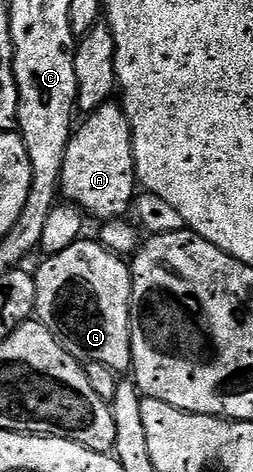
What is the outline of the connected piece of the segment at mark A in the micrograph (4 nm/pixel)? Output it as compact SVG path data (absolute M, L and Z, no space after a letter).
M109 102L100 108L87 113L84 121L79 121L78 127L73 131L66 146L66 154L60 170L60 189L69 205L80 209L81 213L89 217L97 216L100 222L119 220L130 208L133 200L138 195L138 181L136 167L134 166L134 150L132 149L132 127L124 109L119 103Z

